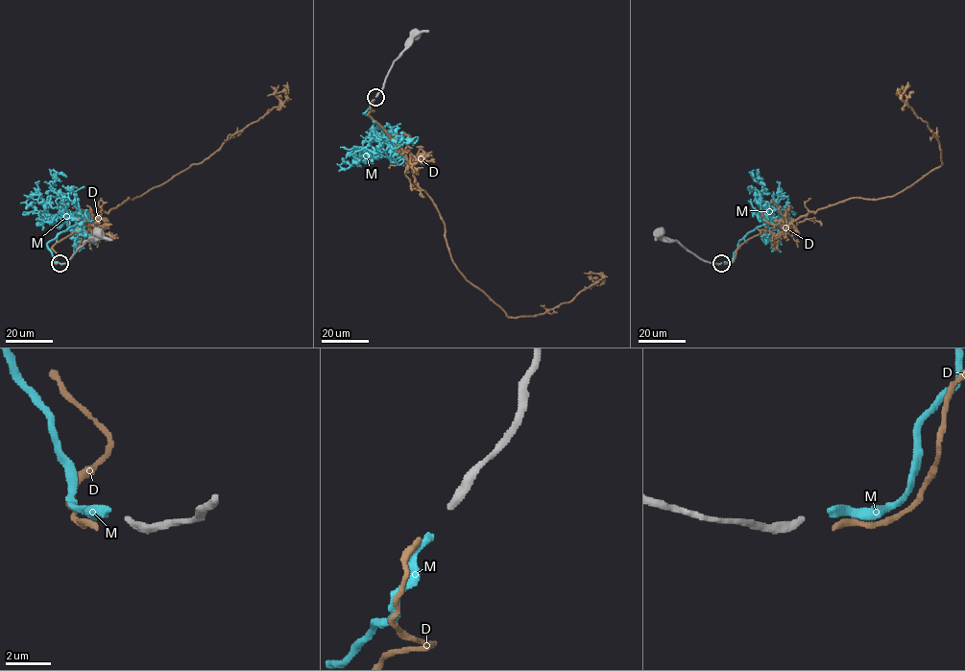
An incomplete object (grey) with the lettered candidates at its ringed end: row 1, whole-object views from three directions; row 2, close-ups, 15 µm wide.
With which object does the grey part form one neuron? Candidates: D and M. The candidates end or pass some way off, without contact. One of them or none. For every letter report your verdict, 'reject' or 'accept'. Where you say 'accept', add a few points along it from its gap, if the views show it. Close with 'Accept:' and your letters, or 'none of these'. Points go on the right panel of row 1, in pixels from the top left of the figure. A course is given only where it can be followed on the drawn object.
D: reject
M: reject
Accept: none of these

